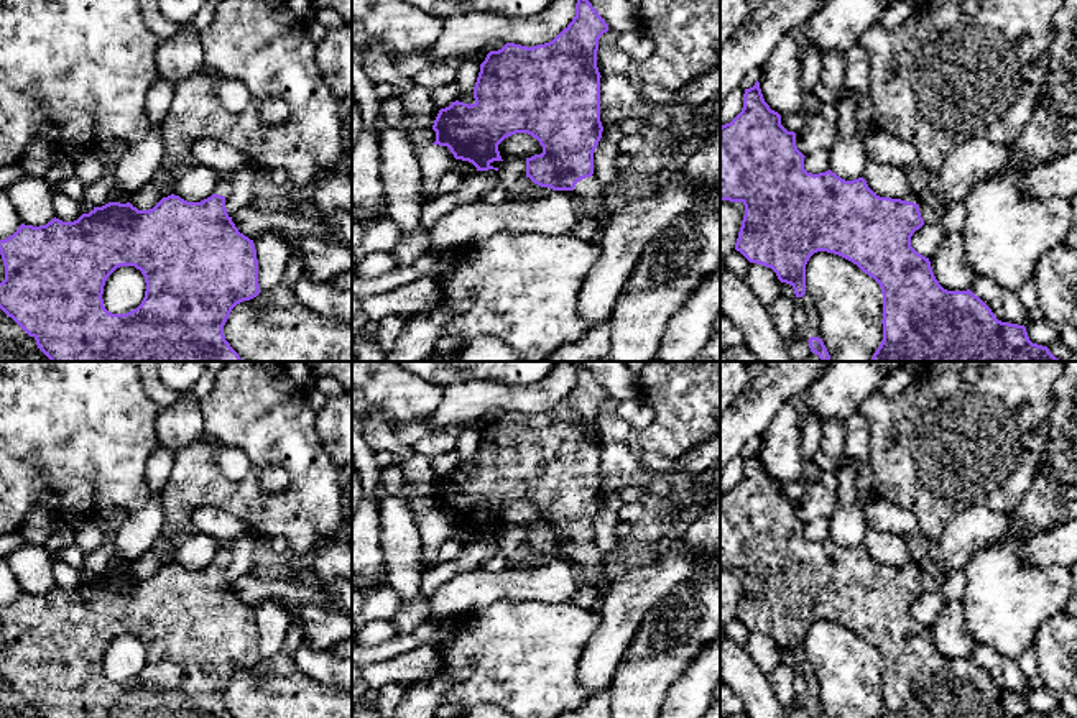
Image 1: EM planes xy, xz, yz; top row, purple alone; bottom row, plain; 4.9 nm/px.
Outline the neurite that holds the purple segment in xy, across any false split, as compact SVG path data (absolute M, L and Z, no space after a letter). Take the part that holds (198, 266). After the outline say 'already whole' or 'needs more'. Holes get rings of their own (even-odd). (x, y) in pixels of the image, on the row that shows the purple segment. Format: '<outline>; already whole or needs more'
M222 177L214 194L201 202L171 194L150 210L138 210L130 202L109 202L74 222L54 217L39 227L21 223L13 235L0 240L5 266L0 309L36 340L51 361L243 361L225 340L224 325L237 304L261 291L253 240L238 232L225 209L230 189L229 177ZM120 266L140 269L146 291L136 309L112 314L102 294L107 278Z; needs more

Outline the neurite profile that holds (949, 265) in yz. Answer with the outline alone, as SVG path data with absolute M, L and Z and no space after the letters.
M962 233L945 235L929 261L936 279L947 291L967 291L977 276L967 263Z

